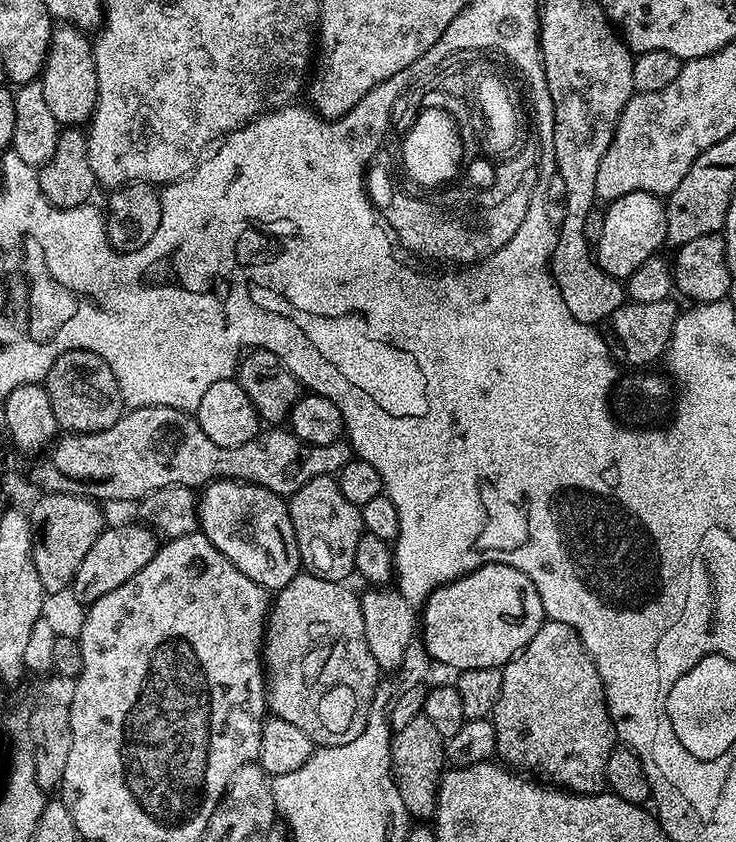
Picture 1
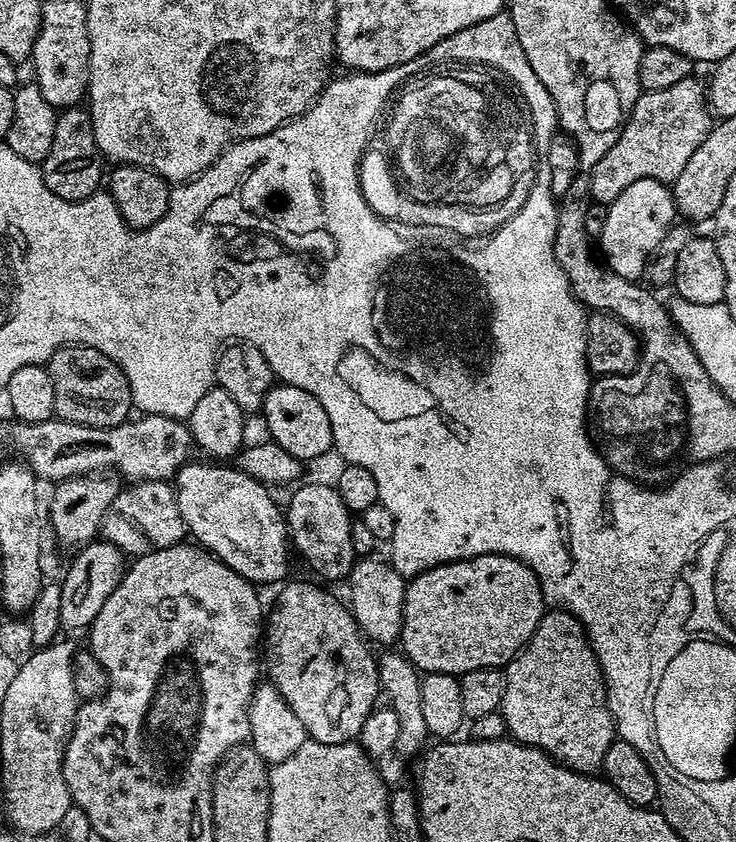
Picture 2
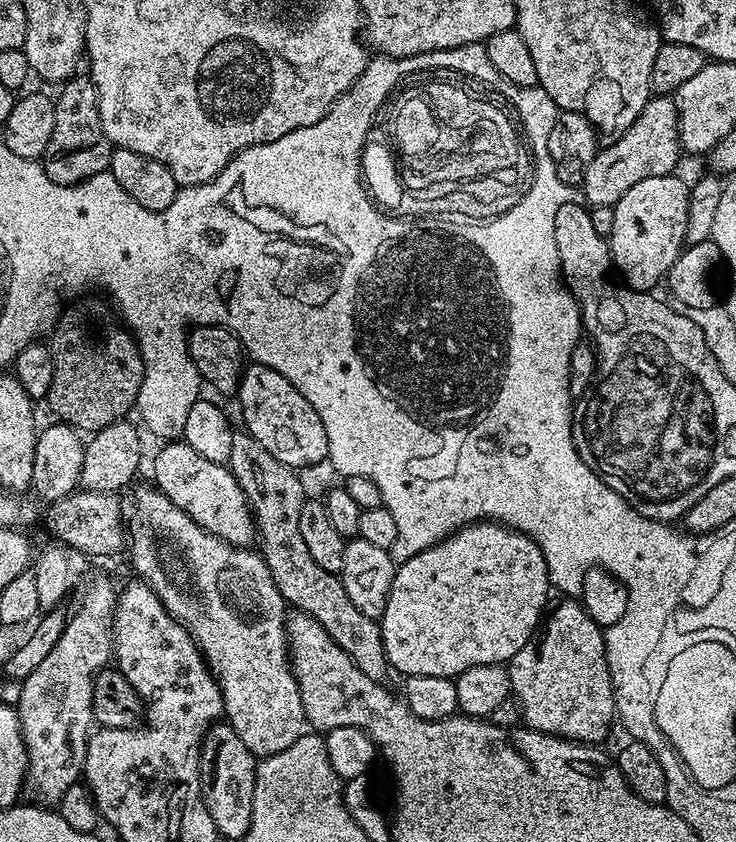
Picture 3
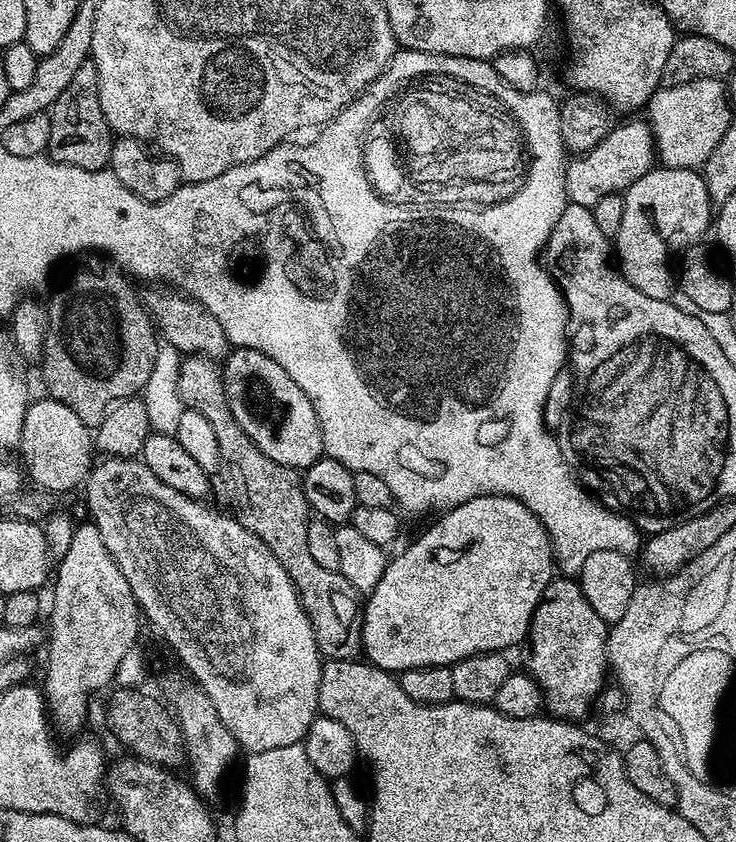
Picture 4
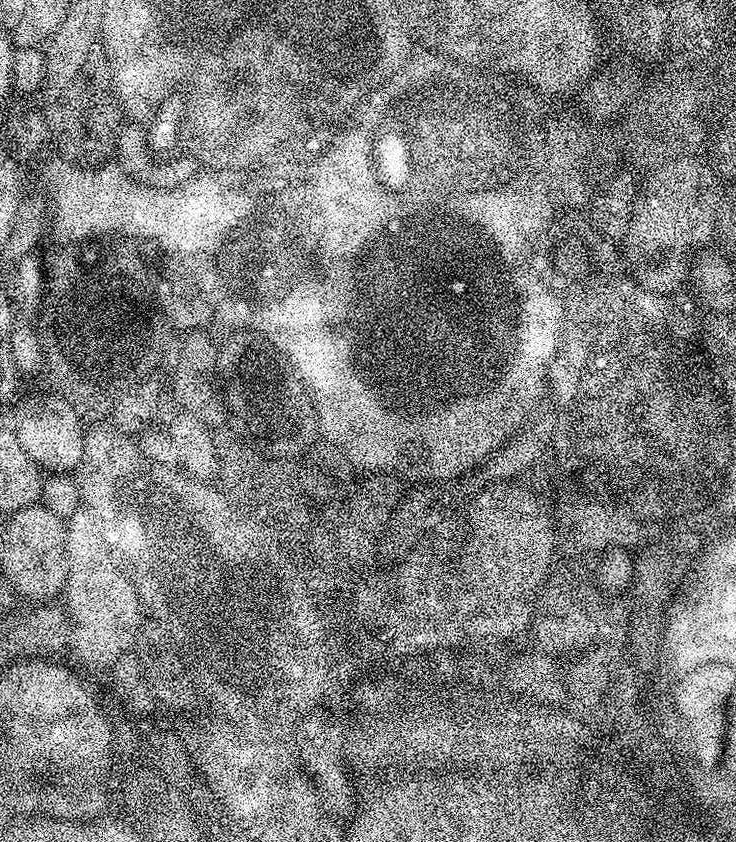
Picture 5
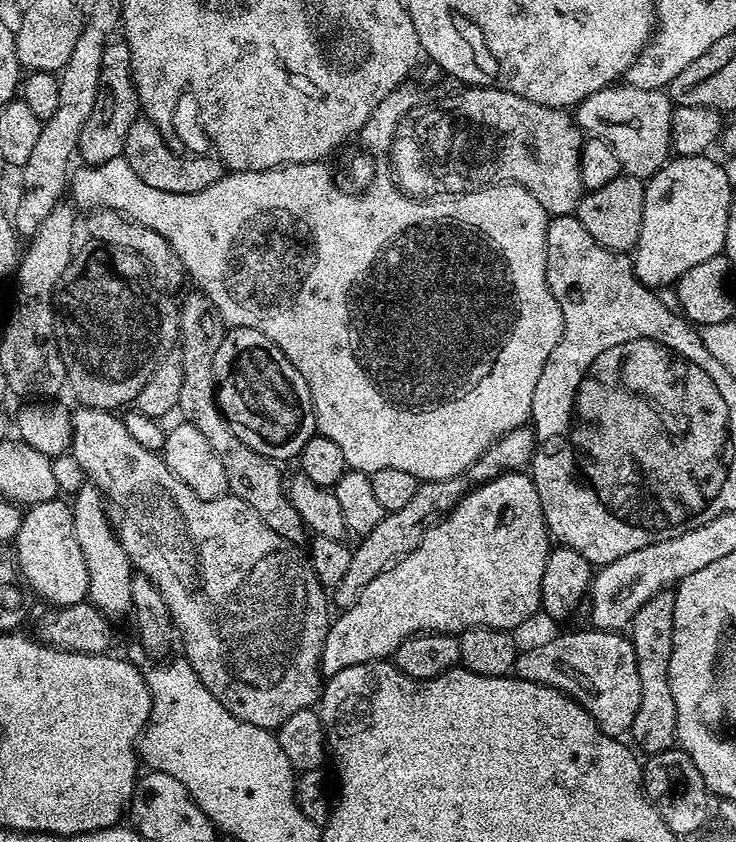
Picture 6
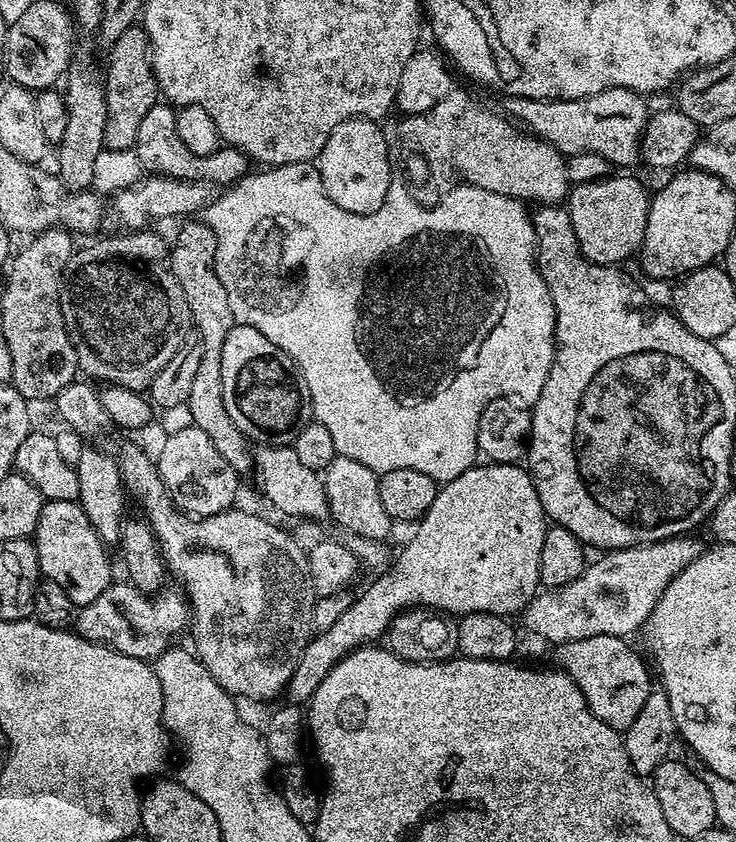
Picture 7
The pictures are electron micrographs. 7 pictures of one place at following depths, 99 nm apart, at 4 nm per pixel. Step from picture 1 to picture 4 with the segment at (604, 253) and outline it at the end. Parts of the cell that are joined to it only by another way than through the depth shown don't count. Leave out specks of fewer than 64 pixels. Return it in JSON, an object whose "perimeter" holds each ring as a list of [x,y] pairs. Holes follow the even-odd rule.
{"perimeter":[[[653,167],[652,171],[642,174],[638,182],[634,182],[623,193],[626,207],[622,213],[622,227],[614,238],[614,256],[618,267],[625,278],[646,298],[667,300],[674,292],[674,265],[684,255],[691,244],[701,243],[705,239],[704,231],[709,231],[714,220],[714,206],[706,190],[703,175],[695,168]]]}

